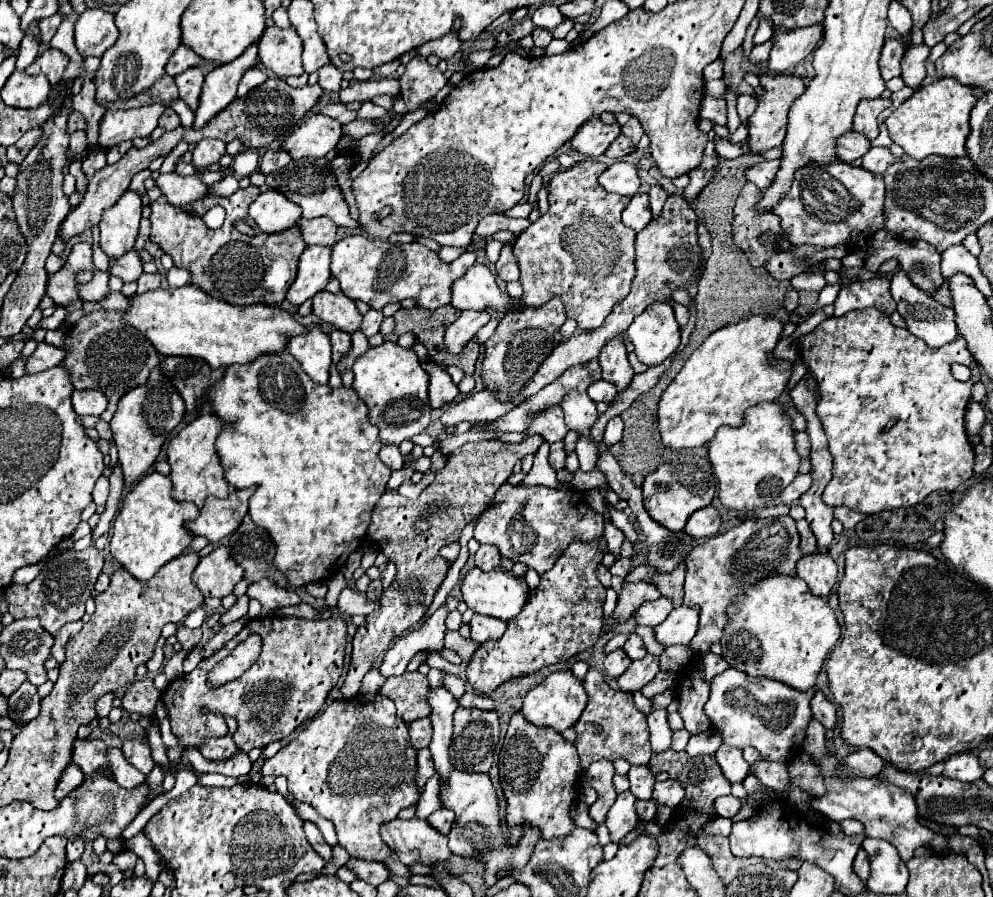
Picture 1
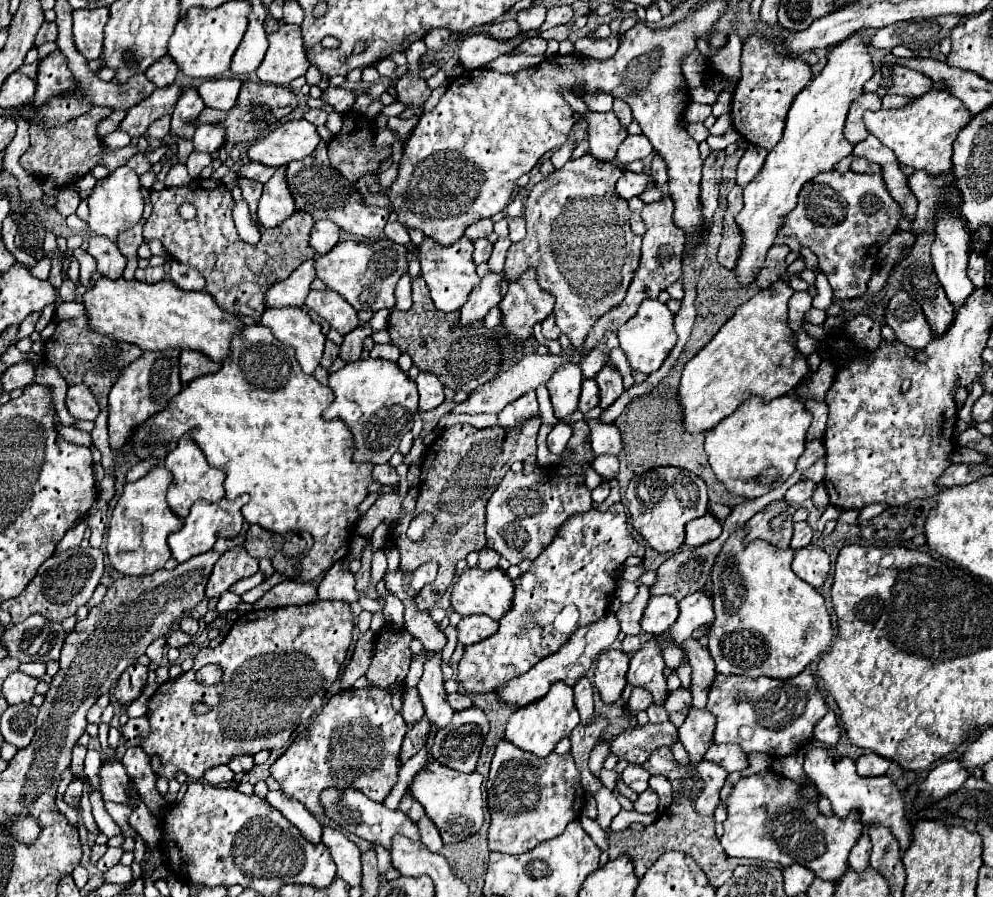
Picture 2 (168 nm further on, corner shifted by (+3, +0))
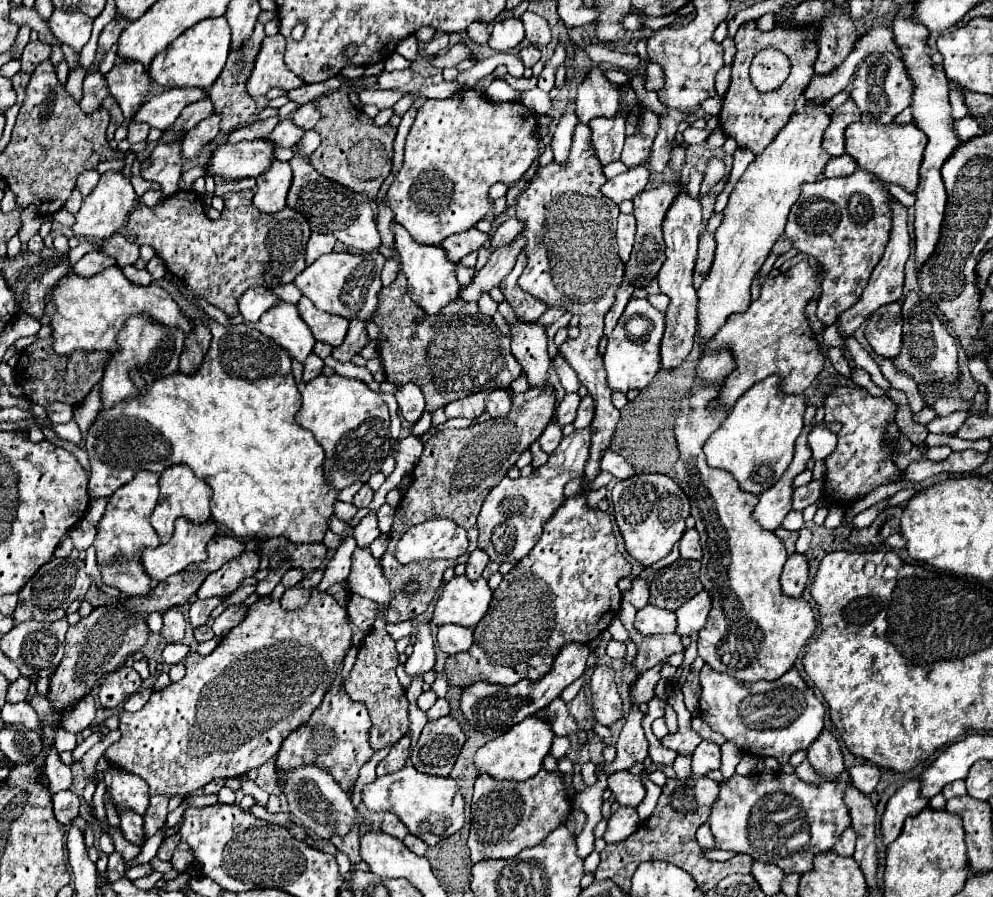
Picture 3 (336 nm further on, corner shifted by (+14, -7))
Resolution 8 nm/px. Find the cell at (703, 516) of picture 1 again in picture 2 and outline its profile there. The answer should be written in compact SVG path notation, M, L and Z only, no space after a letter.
M707 512L705 516L689 522L689 526L685 530L687 530L685 544L695 548L695 546L701 546L701 544L715 540L721 534L721 524L715 520L715 516L711 512Z

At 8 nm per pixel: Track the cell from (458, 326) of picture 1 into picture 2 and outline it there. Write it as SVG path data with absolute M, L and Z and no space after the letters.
M491 272L489 276L485 276L481 280L481 284L477 286L477 290L473 290L469 294L467 304L461 308L461 318L459 318L461 326L485 320L487 312L501 302L499 282L501 282L501 276L495 274L495 272Z

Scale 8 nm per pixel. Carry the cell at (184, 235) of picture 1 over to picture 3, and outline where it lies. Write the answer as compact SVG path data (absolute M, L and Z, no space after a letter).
M178 191L176 195L160 201L156 207L146 207L138 203L124 225L126 235L136 237L136 245L152 245L156 255L166 263L166 269L178 277L194 295L204 297L212 305L220 307L226 315L238 313L240 295L252 285L282 285L292 283L294 277L304 271L304 249L310 237L308 221L296 209L288 205L278 213L262 213L252 205L252 191L226 193L224 211L220 219L212 221L204 213L204 205L194 191Z

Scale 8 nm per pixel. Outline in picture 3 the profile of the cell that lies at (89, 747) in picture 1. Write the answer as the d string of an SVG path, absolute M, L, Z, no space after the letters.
M124 811L120 815L120 829L130 843L134 843L138 847L144 845L146 833L144 833L144 825L142 825L142 815L138 815L134 811Z

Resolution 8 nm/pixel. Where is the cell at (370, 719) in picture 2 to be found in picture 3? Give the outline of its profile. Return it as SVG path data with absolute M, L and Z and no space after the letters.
M334 685L326 691L322 705L310 715L310 719L284 739L282 749L276 757L276 767L290 771L294 767L314 763L320 769L326 769L334 777L334 781L338 781L338 785L348 791L356 783L360 767L374 755L368 743L370 725L372 721L366 705L352 701L344 687Z

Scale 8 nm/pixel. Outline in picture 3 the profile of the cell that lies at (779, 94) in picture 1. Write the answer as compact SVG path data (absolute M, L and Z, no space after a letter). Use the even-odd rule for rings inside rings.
M748 21L744 25L740 25L734 43L736 43L736 57L732 63L732 83L730 89L724 97L722 103L722 111L720 111L720 127L724 131L724 135L734 137L738 141L740 147L752 149L756 155L762 153L776 137L778 131L784 129L784 125L788 123L788 119L794 113L794 105L798 101L798 97L804 93L806 85L810 83L810 77L814 75L814 61L818 57L814 45L806 45L806 33L796 33L798 29L786 29L786 27L778 27L770 33L764 33L756 27L756 21ZM764 47L776 47L780 49L792 63L792 71L790 77L784 81L784 85L776 91L770 93L760 93L752 83L750 83L750 75L748 75L748 67L750 61L754 59L754 55L758 51L762 51Z

